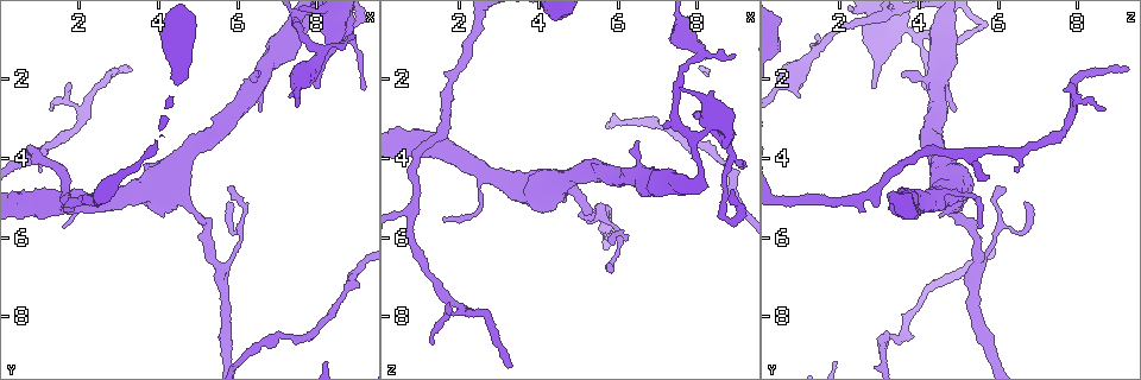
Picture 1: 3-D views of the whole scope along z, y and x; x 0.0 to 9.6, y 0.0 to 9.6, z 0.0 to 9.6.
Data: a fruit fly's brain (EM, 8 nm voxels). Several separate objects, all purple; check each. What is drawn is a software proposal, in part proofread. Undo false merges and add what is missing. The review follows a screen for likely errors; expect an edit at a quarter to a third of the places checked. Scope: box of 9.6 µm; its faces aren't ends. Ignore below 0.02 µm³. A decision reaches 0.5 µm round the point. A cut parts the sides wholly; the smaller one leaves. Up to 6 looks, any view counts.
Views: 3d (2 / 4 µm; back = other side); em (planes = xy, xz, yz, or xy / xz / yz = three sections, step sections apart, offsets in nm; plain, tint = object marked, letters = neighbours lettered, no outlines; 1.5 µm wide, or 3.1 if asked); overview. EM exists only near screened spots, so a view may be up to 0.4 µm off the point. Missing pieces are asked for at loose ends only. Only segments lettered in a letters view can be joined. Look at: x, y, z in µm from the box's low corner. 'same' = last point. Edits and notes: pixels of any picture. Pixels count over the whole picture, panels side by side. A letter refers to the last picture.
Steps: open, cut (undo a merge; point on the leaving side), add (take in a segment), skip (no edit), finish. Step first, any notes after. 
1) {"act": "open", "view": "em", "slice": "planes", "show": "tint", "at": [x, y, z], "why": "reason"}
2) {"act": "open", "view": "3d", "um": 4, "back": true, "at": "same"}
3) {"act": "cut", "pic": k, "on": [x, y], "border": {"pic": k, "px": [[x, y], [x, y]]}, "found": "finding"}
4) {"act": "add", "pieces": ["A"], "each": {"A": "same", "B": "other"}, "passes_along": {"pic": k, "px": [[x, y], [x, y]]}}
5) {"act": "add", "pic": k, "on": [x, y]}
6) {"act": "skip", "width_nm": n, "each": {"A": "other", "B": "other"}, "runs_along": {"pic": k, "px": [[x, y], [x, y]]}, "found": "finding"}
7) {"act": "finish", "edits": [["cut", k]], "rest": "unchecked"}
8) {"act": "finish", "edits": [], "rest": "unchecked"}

{"act": "open", "view": "em", "slice": "planes", "show": "letters", "at": [8.80, 0.70, 5.55], "why": "abrupt turn"}

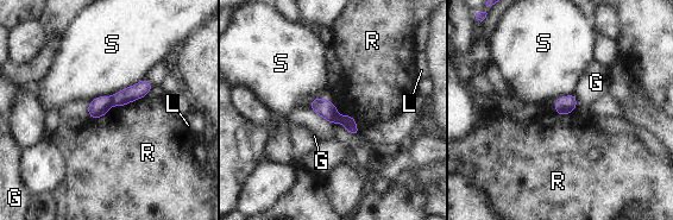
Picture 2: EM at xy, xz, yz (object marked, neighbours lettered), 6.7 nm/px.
{"act": "cut", "pic": 2, "on": [100, 106], "width_nm": 120, "longest_contact_nm": ["S", 420], "each": {"G": "other", "L": "other", "R": "other", "S": "other"}, "found": "two neurons meet here"}

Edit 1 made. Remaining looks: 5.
{"act": "open", "view": "em", "slice": "planes", "show": "letters", "at": [8.95, 0.90, 1.45], "why": "an open end"}

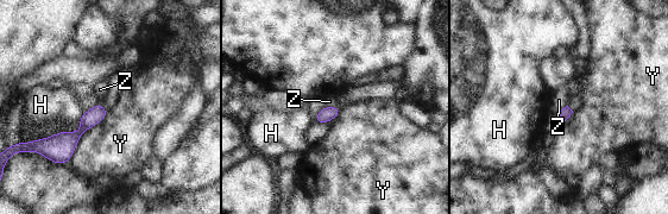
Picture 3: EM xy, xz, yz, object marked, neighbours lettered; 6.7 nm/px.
{"act": "skip", "longest_contact_nm": ["Y", 480], "each": {"H": "other", "Y": "other", "Z": "other"}, "border": {"pic": 3, "px": [[109, 109], [81, 136], [65, 163]]}, "found": "no lettered segment goes on from it"}

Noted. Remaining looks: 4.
{"act": "open", "view": "3d", "um": 4, "at": [1.30, 2.70, 8.75], "why": "tapers out"}

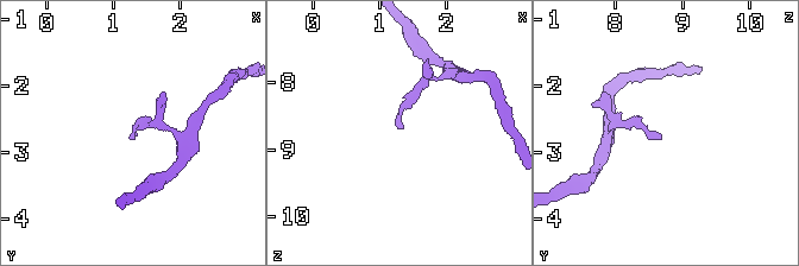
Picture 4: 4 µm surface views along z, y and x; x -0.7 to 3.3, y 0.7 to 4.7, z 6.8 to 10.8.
{"act": "open", "view": "em", "slice": "xy", "step": 8, "show": "letters", "at": [1.30, 2.75, 8.75]}

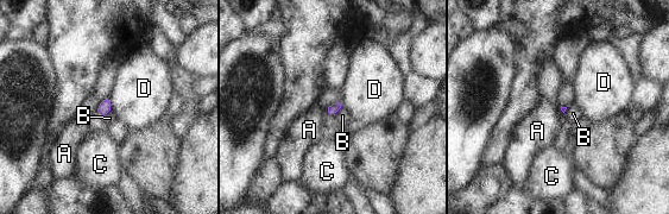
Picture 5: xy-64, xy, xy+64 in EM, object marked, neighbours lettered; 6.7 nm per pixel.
{"act": "open", "view": "em", "slice": "planes", "show": "letters", "at": "same", "why": "cut it another way"}

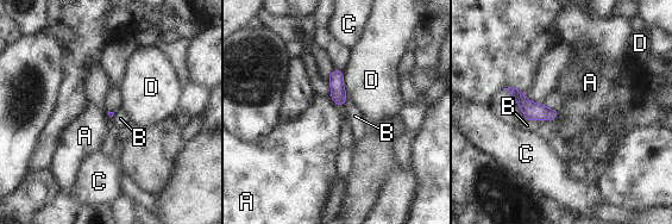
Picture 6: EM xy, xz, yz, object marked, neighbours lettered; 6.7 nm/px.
{"act": "skip", "each": {"A": "other", "B": "other", "C": "other", "D": "other"}, "border": {"pic": 6, "px": [[330, 98], [339, 106]]}, "found": "no lettered segment goes on from it"}

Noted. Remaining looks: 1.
{"act": "finish", "edits": [["cut", 2]], "rest": "unchecked"}

